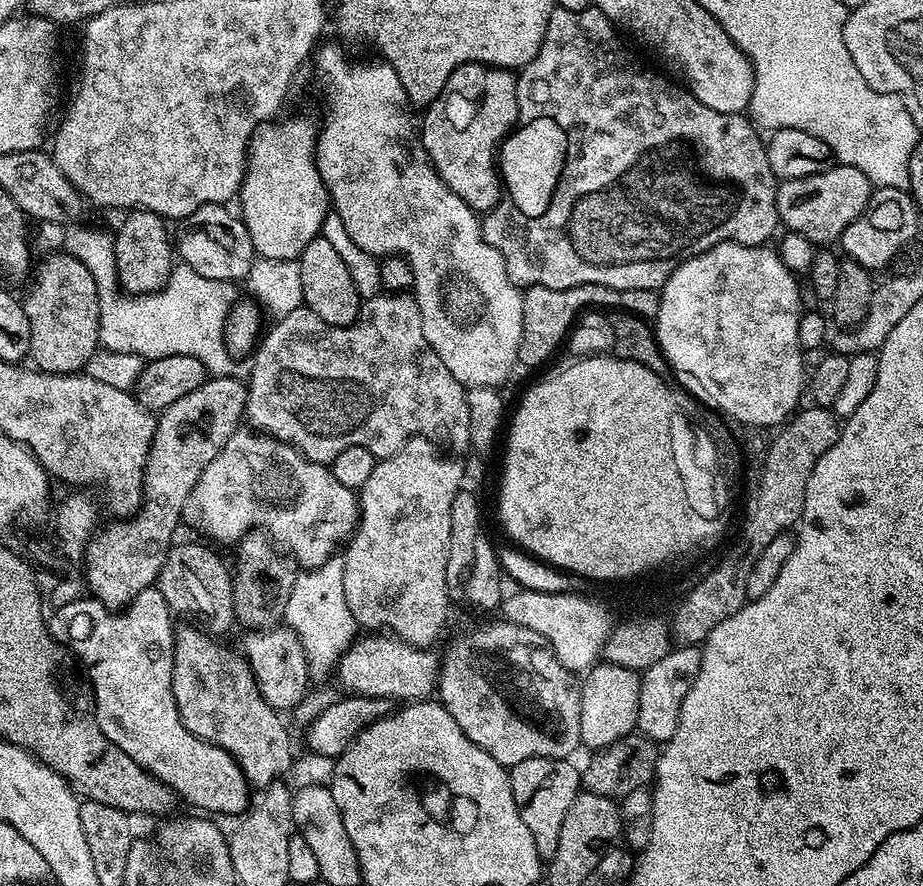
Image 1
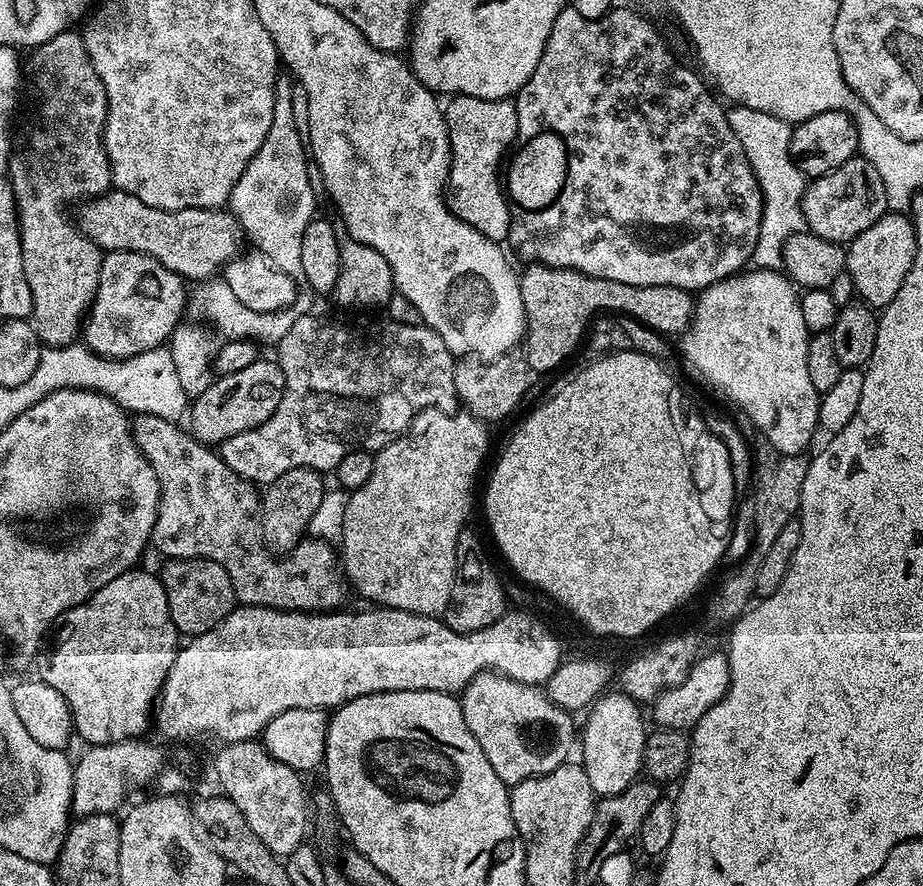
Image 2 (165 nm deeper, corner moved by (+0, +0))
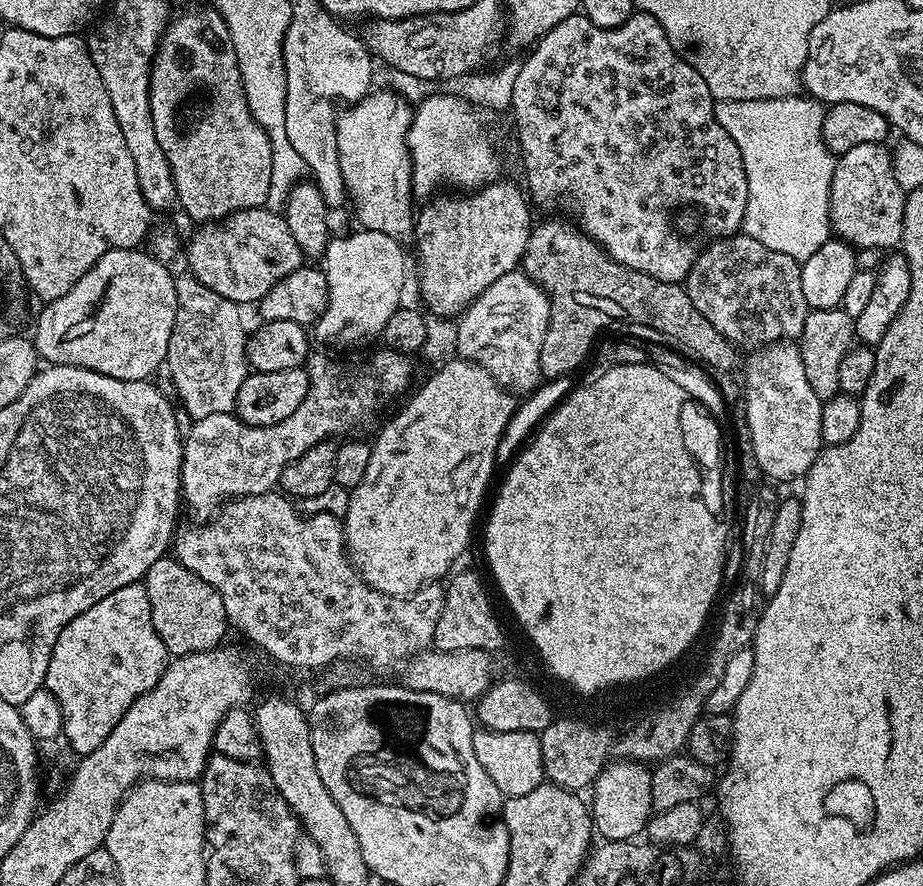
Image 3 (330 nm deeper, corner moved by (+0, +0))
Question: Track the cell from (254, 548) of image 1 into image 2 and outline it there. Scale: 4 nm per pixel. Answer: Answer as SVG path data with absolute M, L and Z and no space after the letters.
M313 468L286 470L282 478L274 478L262 492L260 502L260 534L269 549L276 554L287 554L299 544L310 526L310 517L322 503L326 491L325 477Z

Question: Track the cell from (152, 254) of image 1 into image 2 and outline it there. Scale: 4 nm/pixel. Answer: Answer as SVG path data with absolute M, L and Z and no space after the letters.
M107 253L100 262L96 297L82 325L83 343L91 352L108 360L134 358L134 354L167 345L172 332L182 323L184 304L186 308L184 287L181 276L146 254Z

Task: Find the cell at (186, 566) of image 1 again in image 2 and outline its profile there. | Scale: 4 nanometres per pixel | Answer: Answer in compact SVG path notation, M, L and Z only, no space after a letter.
M169 559L158 575L166 590L166 602L170 610L170 618L174 622L177 633L191 638L201 636L211 628L216 628L237 607L234 586L230 574L218 566L218 562L209 560L173 560Z

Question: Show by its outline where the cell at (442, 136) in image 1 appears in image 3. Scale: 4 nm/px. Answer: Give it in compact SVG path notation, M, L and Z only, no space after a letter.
M504 179L483 185L479 190L473 191L476 192L473 196L429 199L425 203L429 204L421 212L419 209L415 213L414 241L416 240L416 256L420 259L420 296L424 299L423 307L433 317L459 317L460 313L482 294L482 290L490 286L490 282L498 282L502 274L510 274L520 268L520 259L524 256L526 242L534 227L531 212L533 209L525 189Z

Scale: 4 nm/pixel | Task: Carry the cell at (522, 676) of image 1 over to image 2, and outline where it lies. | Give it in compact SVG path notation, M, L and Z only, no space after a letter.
M483 672L464 687L459 702L470 734L478 738L486 762L506 785L546 774L566 763L571 752L573 755L578 724L572 721L573 713L558 707L543 687L509 680L499 672Z

